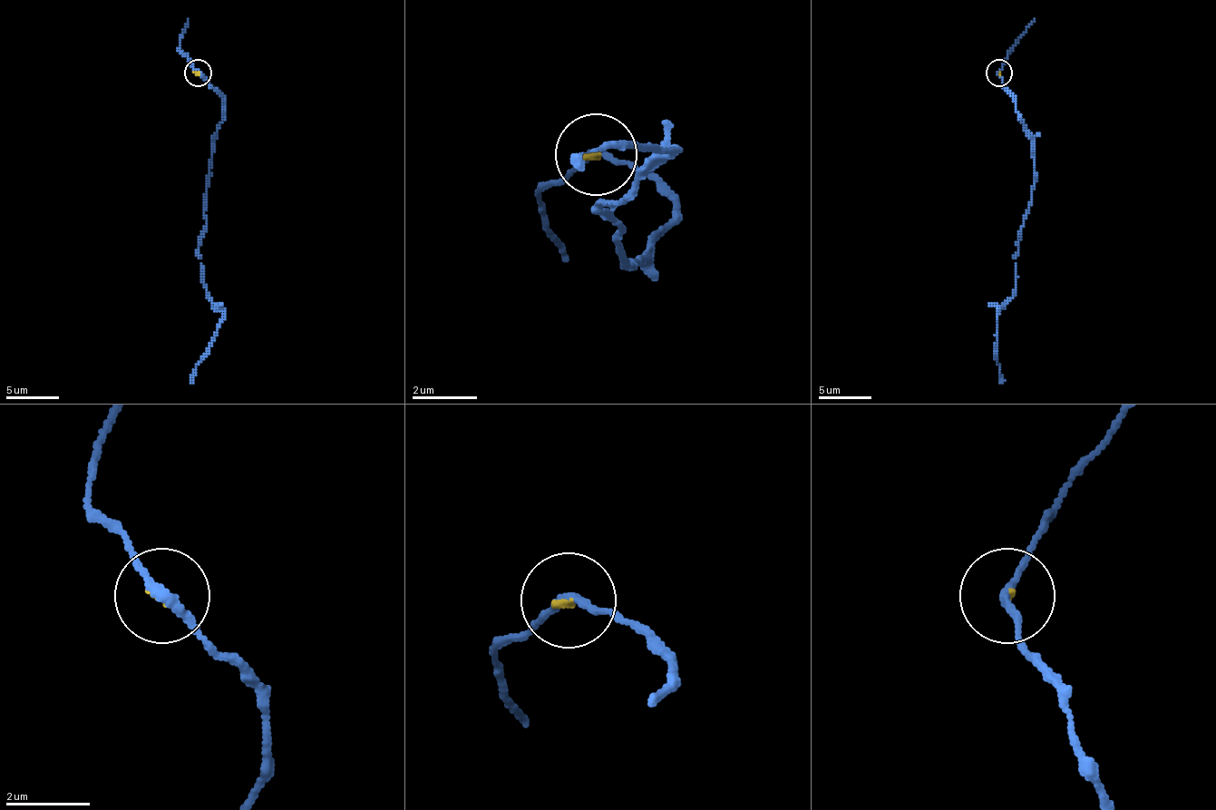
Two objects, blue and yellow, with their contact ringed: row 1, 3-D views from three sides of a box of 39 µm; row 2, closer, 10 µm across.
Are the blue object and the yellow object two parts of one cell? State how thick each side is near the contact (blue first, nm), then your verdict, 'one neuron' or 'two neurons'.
200 nm thick on the blue side, 90 nm on the other; one neuron

